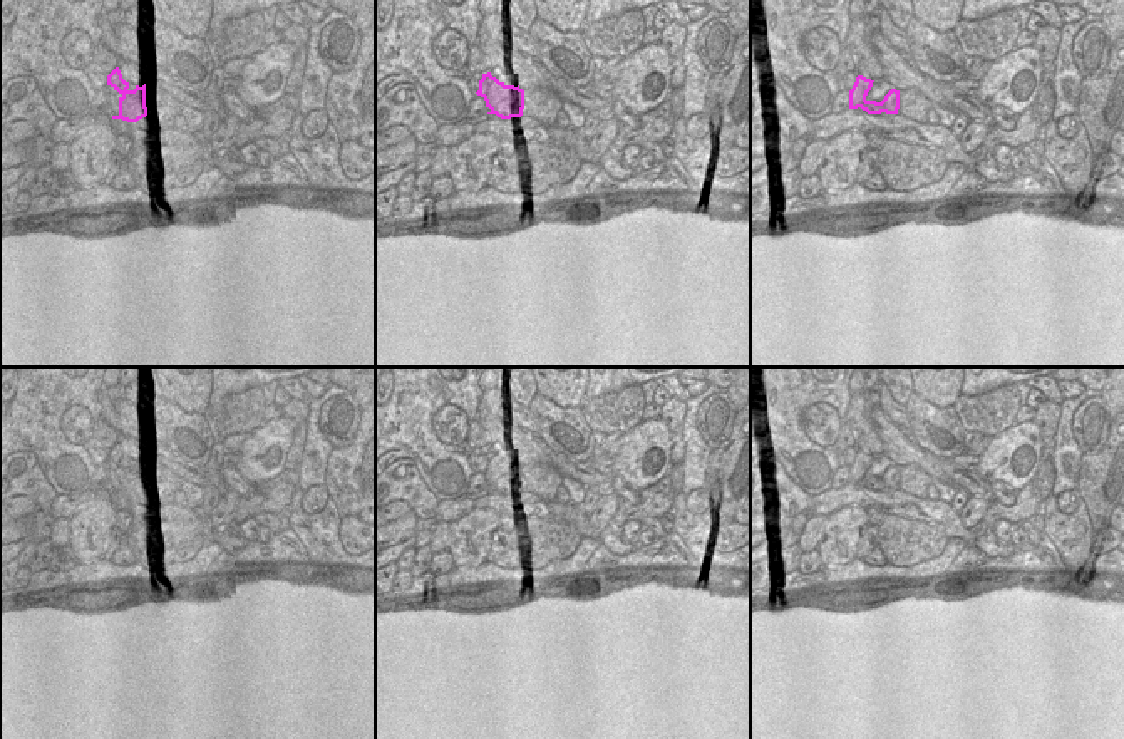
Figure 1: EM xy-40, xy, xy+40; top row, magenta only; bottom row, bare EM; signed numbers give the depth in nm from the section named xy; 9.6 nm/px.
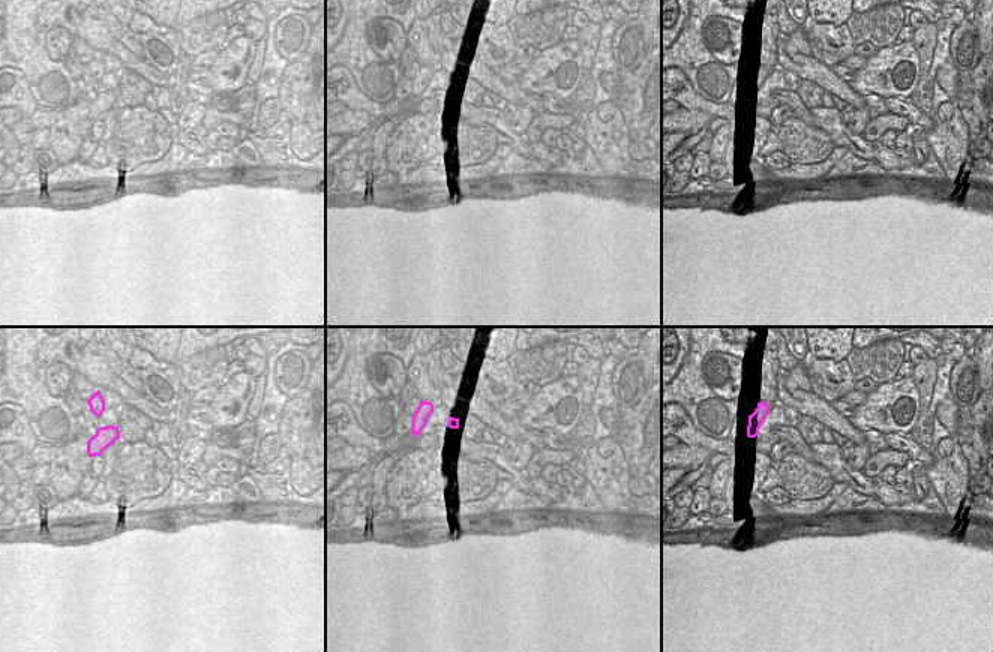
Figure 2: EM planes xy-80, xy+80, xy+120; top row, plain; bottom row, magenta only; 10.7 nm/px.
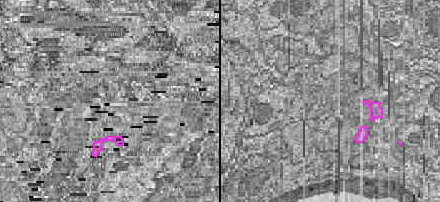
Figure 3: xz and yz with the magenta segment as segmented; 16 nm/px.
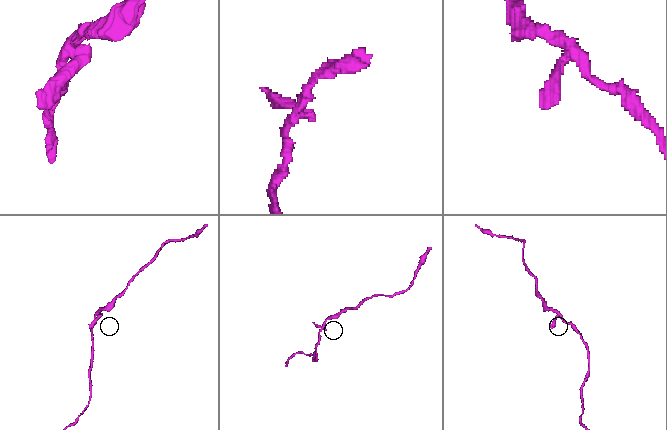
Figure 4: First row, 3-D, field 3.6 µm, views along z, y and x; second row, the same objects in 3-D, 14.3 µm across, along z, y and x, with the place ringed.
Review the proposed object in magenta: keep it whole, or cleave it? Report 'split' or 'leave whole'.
split

